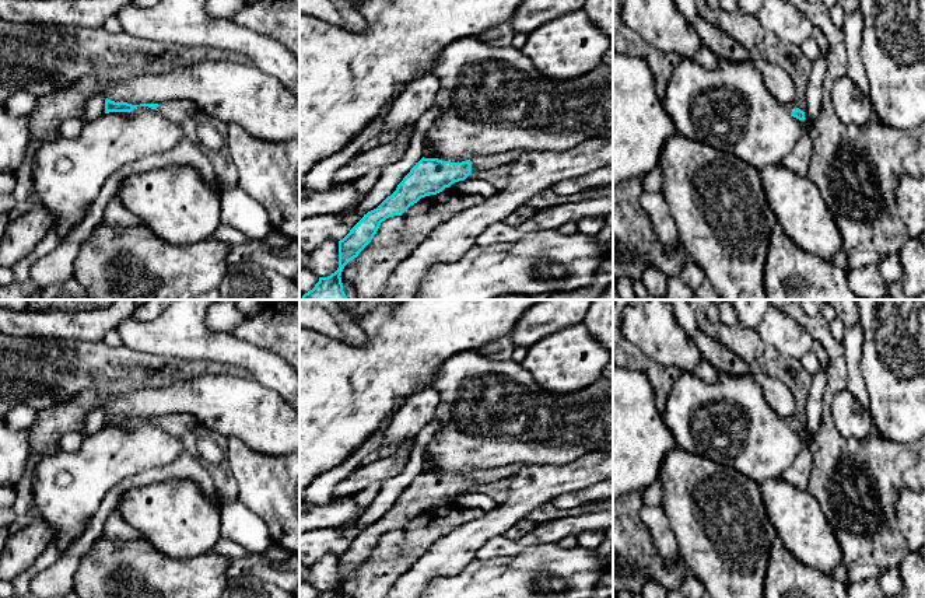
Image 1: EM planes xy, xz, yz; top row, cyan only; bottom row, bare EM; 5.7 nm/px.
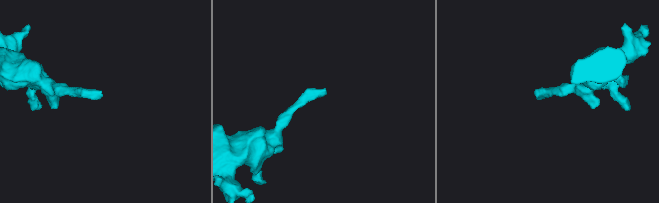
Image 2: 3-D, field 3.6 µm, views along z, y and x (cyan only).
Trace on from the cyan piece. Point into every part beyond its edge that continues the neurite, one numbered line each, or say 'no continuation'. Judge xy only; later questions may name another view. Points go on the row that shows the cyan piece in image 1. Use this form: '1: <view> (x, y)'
1: xy (178, 111)

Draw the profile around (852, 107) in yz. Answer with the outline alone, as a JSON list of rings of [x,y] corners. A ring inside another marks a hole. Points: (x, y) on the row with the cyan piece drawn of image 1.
[[[848,76],[834,83],[831,101],[844,125],[863,126],[877,122],[870,97],[866,97]]]

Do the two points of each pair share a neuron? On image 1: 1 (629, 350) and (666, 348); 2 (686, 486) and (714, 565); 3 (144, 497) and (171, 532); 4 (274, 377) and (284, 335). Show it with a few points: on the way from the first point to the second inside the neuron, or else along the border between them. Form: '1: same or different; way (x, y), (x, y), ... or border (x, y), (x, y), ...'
1: different; border (627, 339), (650, 359), (668, 364)
2: same; way (705, 506), (714, 514), (714, 545)
3: same; way (149, 506), (167, 524)
4: different; border (248, 342), (266, 348), (284, 360)

